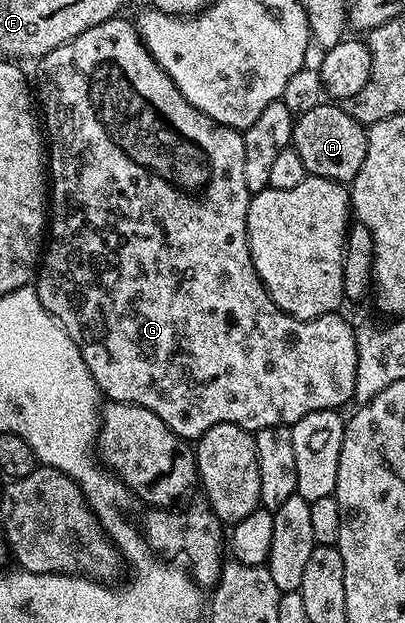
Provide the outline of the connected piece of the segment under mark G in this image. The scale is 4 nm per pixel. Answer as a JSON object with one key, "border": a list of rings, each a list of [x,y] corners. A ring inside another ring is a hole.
{"border":[[[125,16],[112,18],[103,24],[95,24],[95,28],[87,28],[87,32],[79,32],[79,36],[75,36],[75,40],[71,40],[67,44],[63,44],[59,48],[44,54],[36,63],[36,66],[35,98],[39,103],[40,117],[43,119],[43,134],[47,139],[47,178],[51,183],[51,213],[47,218],[47,245],[44,247],[43,257],[40,259],[35,271],[35,289],[43,308],[53,317],[53,321],[61,323],[61,327],[67,332],[67,336],[71,336],[71,340],[75,340],[75,344],[79,348],[79,352],[83,356],[83,360],[87,364],[87,368],[102,395],[109,402],[126,402],[132,406],[142,406],[151,412],[155,412],[155,416],[159,416],[159,420],[163,420],[163,424],[167,424],[167,428],[171,428],[180,438],[186,440],[201,438],[203,432],[207,432],[207,428],[215,428],[215,424],[235,424],[245,430],[254,432],[268,426],[292,427],[294,422],[303,420],[303,416],[307,416],[311,412],[337,410],[341,408],[345,401],[350,401],[354,397],[356,386],[356,336],[354,334],[354,323],[351,324],[347,319],[340,318],[342,315],[337,312],[324,314],[311,320],[292,318],[291,315],[284,314],[275,304],[275,300],[271,300],[267,288],[261,282],[260,276],[255,272],[255,264],[251,260],[249,237],[247,236],[247,208],[249,207],[251,195],[247,188],[247,180],[243,180],[242,131],[232,130],[229,126],[211,120],[211,116],[199,112],[199,108],[195,108],[189,103],[183,96],[183,92],[179,92],[179,88],[175,88],[171,76],[167,76],[167,72],[163,72],[163,68],[159,68],[159,64],[151,56],[151,52],[142,42],[140,34],[137,33],[136,25],[130,19],[128,22]]]}

